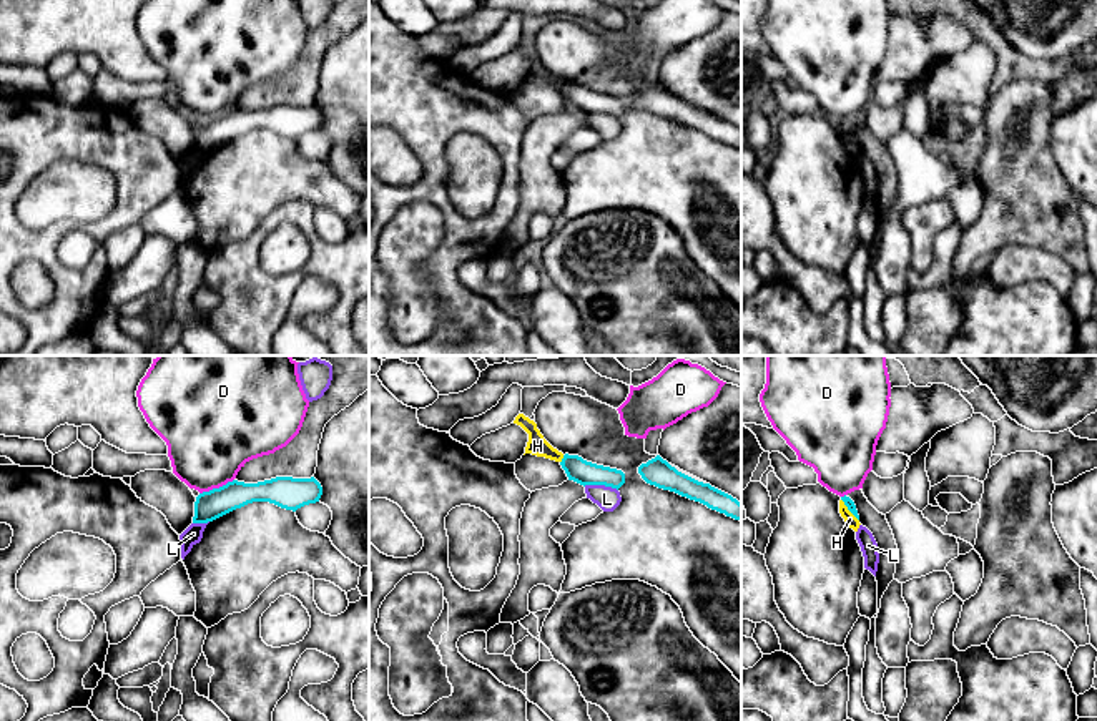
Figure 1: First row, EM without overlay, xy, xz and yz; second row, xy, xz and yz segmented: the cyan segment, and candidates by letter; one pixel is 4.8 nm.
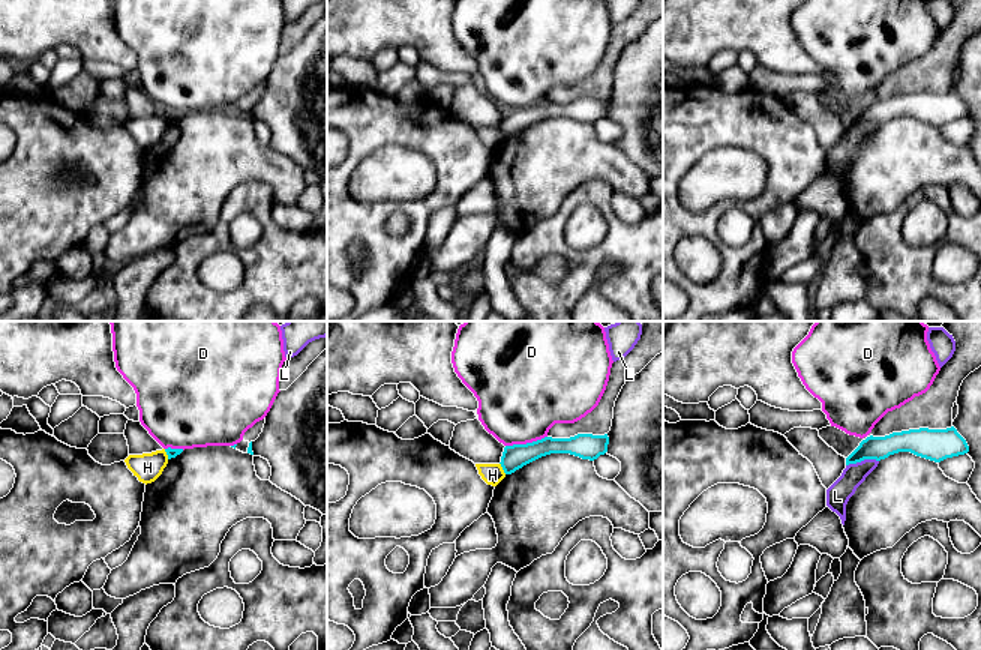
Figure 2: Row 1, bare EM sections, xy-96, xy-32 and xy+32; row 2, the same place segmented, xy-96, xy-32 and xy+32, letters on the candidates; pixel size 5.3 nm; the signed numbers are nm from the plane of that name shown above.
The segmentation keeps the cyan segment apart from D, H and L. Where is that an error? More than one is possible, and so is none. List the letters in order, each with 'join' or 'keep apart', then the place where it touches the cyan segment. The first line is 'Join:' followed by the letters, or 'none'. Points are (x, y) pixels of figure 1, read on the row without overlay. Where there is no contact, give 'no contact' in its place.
Join: none
D: keep apart | xy (216, 117)
H: keep apart | yz (848, 137)
L: keep apart | xz (600, 112)

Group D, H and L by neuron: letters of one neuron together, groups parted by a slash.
D / H / L

